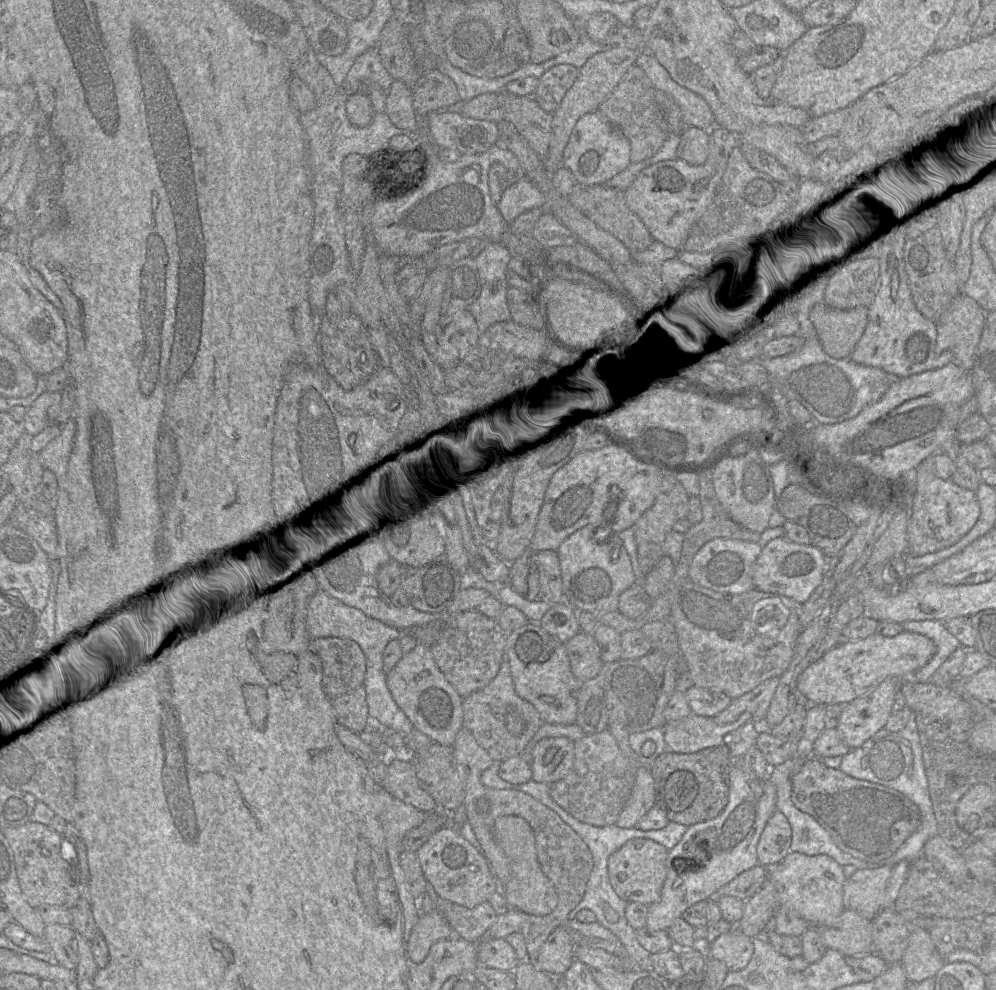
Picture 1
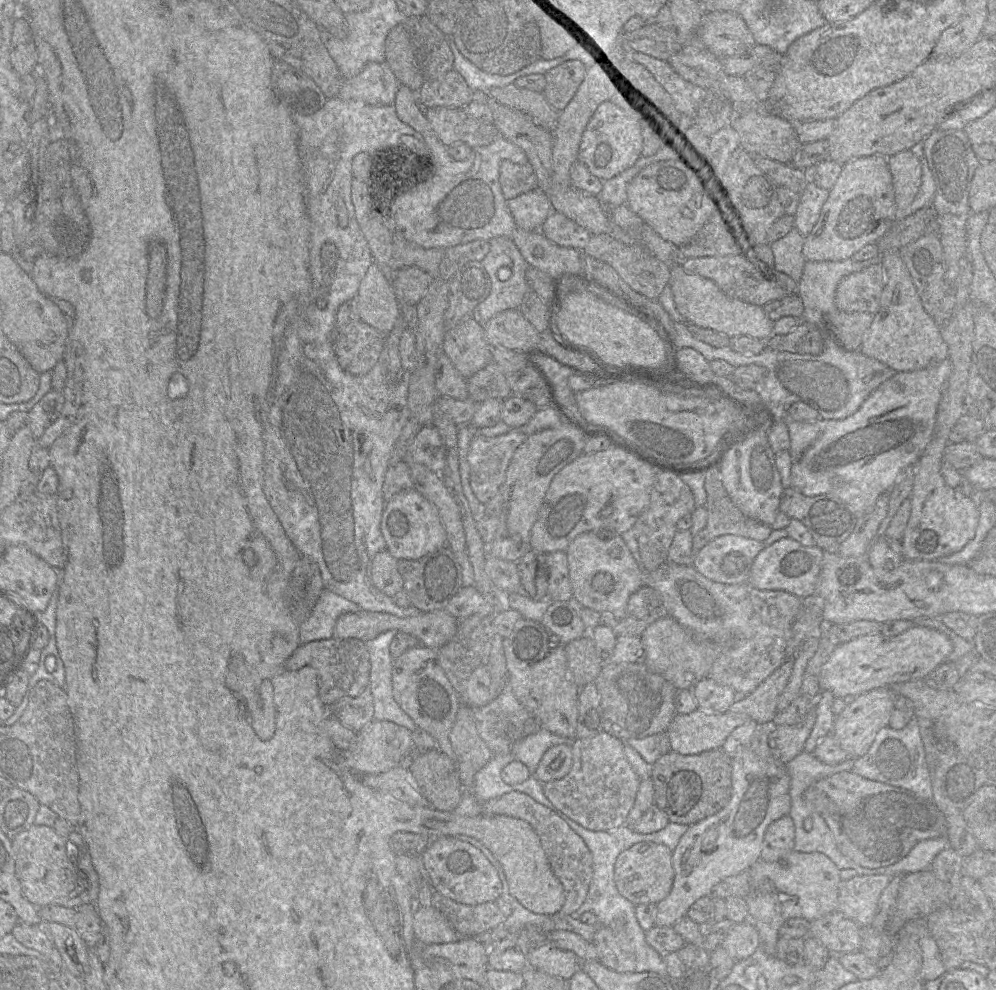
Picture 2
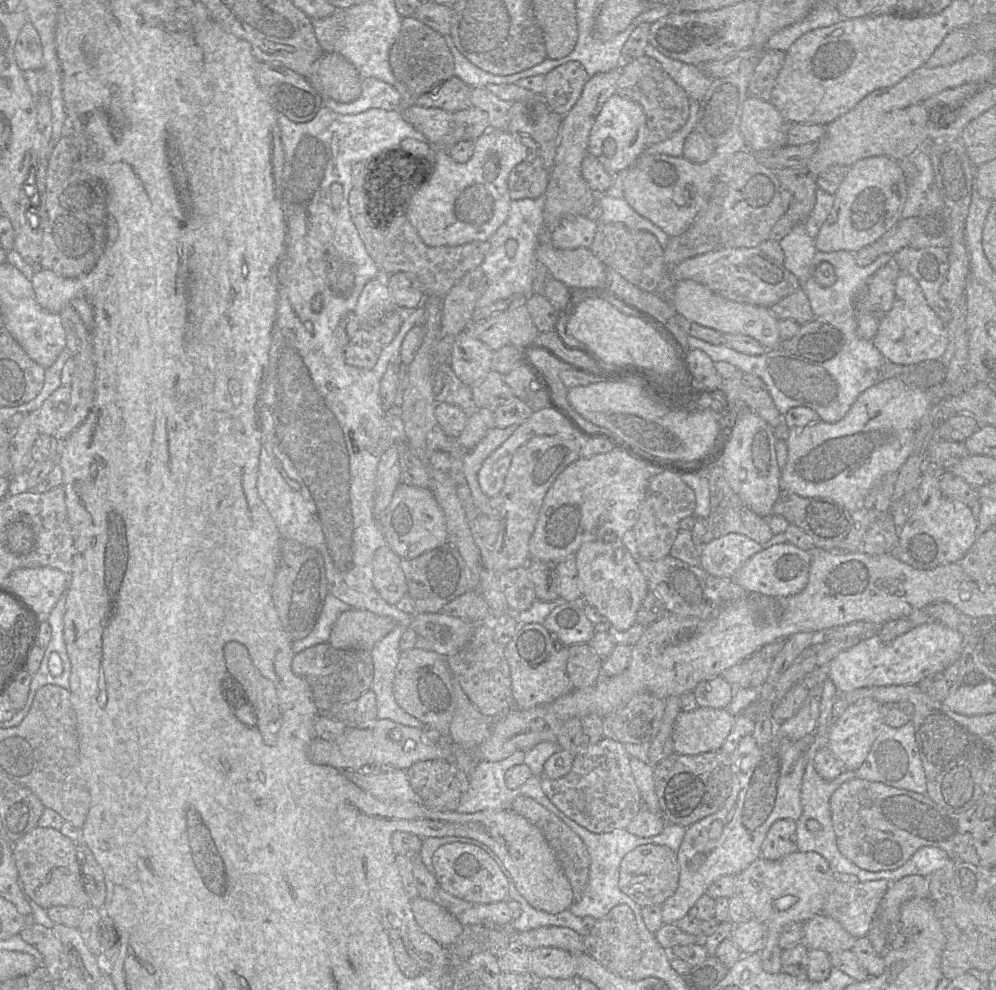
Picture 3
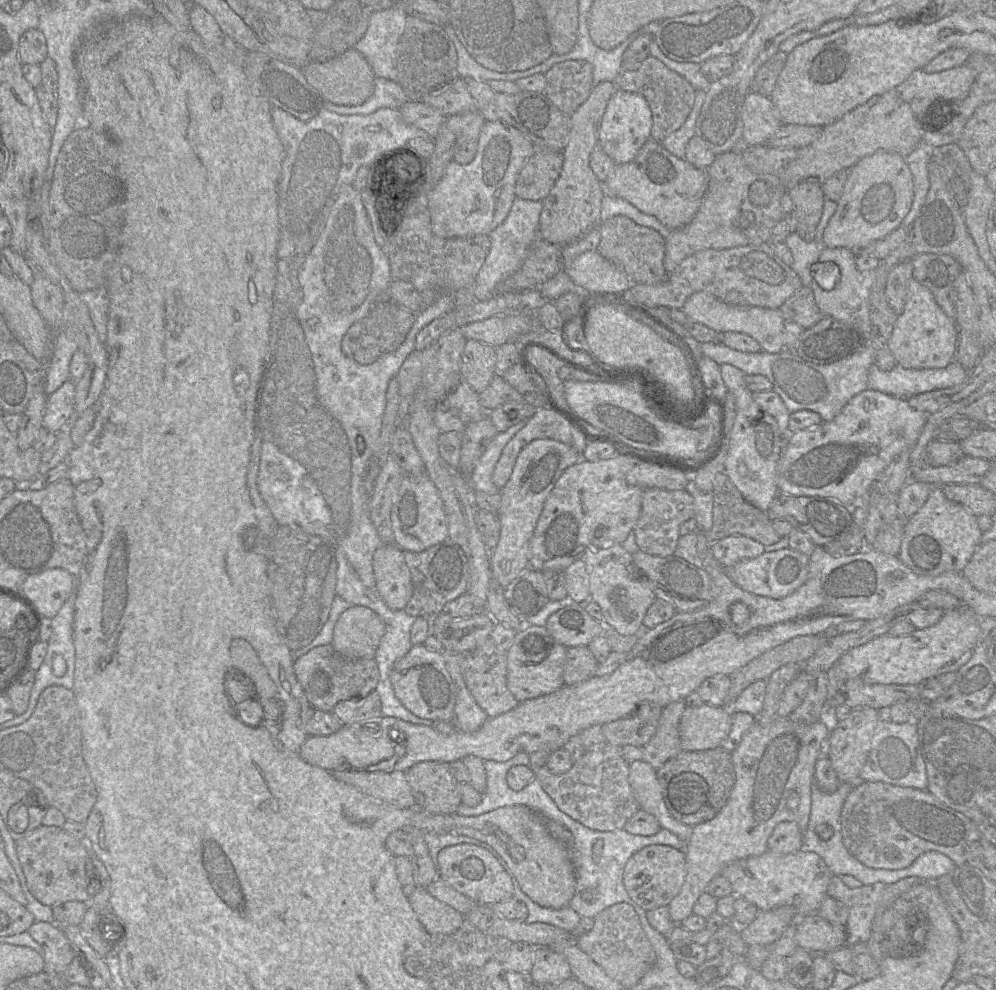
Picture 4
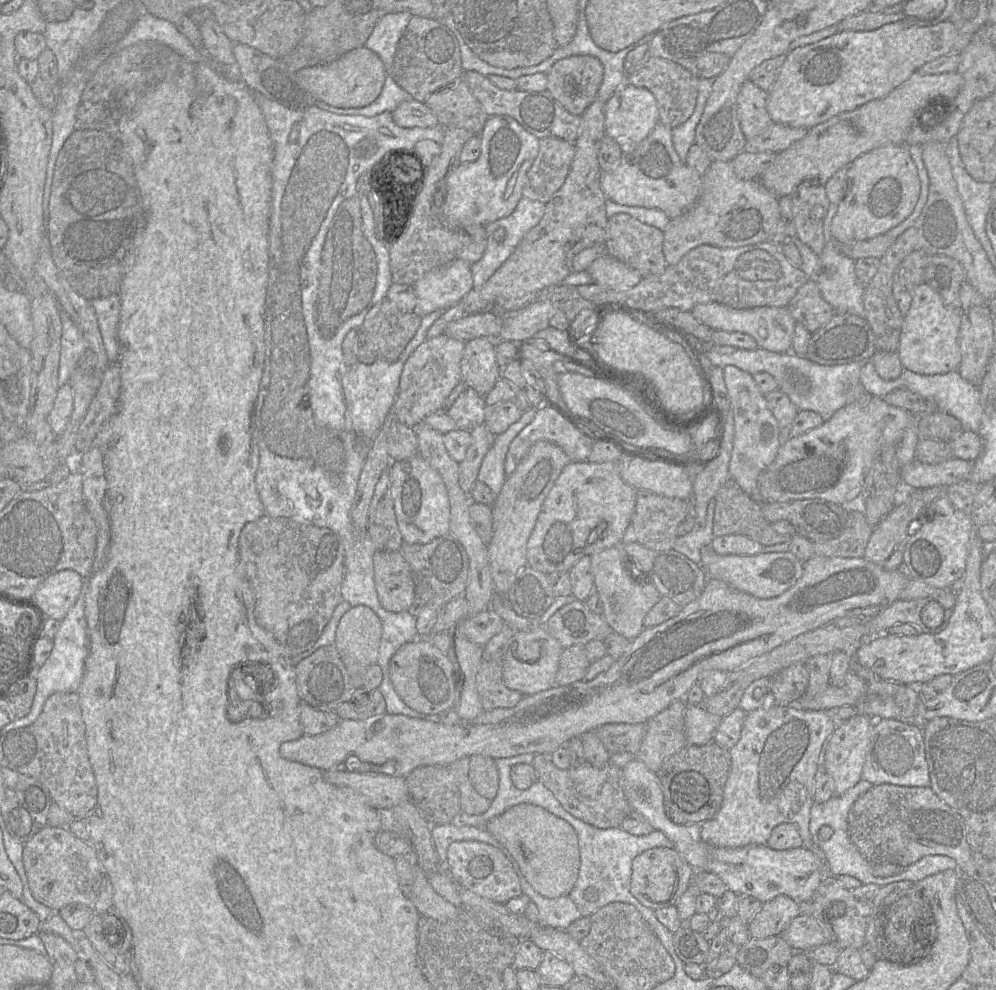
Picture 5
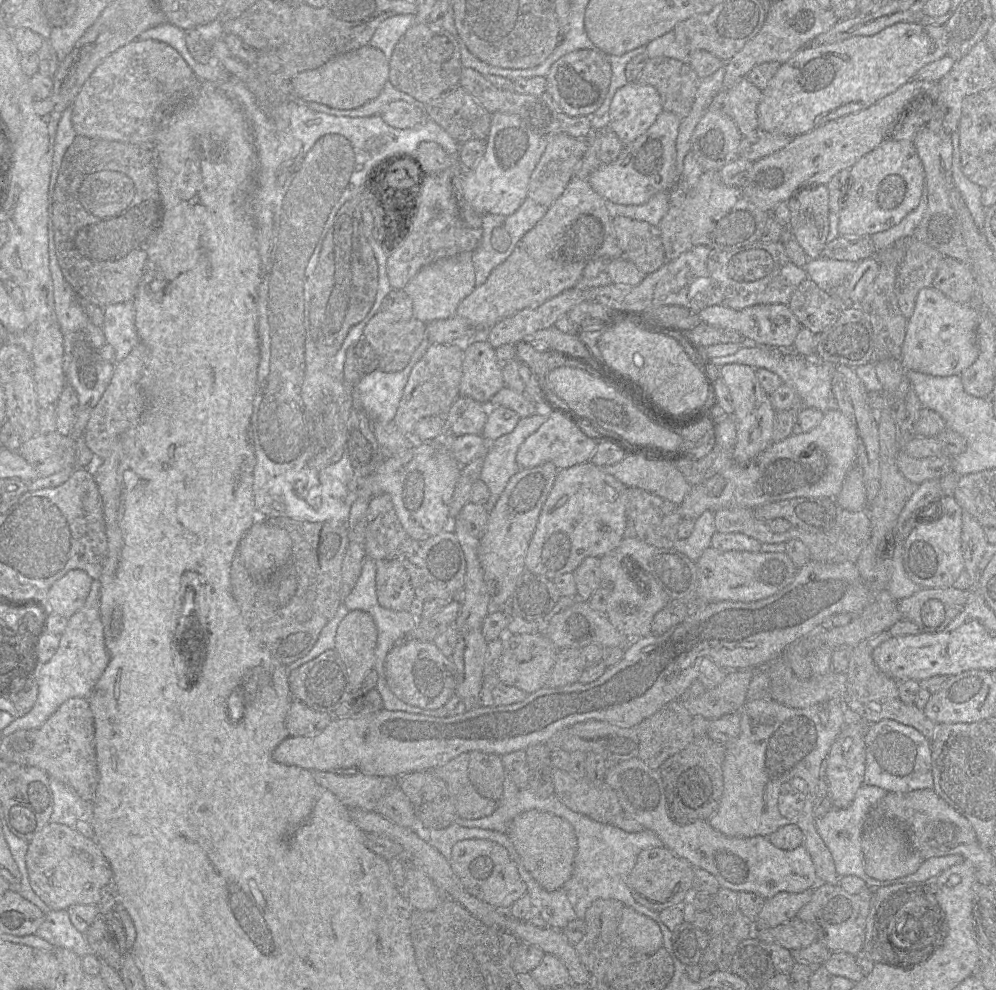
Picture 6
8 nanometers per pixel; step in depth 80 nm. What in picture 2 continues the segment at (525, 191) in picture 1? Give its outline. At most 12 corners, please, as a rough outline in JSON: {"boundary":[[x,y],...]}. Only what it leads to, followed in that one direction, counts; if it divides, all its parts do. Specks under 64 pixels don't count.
{"boundary":[[536,188],[507,201],[516,225],[539,231],[553,212]]}

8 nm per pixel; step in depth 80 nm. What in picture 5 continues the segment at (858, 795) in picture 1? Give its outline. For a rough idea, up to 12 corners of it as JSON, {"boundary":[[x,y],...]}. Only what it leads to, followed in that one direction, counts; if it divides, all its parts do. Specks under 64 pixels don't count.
{"boundary":[[873,785],[851,842],[871,864],[945,855],[978,874],[964,819],[930,786]]}

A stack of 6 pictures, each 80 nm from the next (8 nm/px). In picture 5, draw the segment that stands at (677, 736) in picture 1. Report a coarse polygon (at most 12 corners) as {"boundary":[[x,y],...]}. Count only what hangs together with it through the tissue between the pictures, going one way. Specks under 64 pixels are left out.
{"boundary":[[687,705],[688,745],[713,741],[722,718],[702,705]]}

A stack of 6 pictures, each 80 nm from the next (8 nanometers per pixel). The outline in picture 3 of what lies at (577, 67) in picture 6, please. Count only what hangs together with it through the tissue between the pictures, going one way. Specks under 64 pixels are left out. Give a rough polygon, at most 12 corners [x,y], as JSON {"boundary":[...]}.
{"boundary":[[575,60],[545,75],[543,97],[565,116],[589,78]]}

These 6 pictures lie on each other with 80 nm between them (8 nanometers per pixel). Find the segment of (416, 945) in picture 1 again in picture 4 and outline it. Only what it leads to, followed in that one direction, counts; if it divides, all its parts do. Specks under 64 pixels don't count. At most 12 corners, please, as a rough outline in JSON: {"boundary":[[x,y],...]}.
{"boundary":[[416,886],[408,900],[430,935],[452,934],[461,913]]}

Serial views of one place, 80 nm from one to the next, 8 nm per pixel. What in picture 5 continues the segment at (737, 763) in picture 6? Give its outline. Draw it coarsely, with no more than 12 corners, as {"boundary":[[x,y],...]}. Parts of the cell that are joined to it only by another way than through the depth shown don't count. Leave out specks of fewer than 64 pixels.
{"boundary":[[768,703],[748,712],[722,806],[719,848],[810,834],[815,774],[837,724]]}

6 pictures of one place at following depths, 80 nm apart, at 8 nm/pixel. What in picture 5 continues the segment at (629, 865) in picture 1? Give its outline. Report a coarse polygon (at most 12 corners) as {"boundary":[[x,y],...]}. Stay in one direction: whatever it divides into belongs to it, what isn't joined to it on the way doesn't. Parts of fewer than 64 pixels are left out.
{"boundary":[[674,847],[632,862],[630,892],[652,910],[675,906],[695,871]]}

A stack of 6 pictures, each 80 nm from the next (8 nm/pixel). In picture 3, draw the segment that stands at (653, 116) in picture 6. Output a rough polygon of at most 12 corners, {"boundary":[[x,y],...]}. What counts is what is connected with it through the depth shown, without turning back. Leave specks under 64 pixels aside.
{"boundary":[[617,94],[590,131],[587,155],[612,175],[647,148],[642,106]]}

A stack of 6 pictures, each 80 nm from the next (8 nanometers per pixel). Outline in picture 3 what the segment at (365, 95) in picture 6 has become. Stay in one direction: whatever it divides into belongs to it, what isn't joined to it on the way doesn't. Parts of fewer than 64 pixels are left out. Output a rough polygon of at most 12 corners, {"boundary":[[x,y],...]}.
{"boundary":[[324,53],[307,78],[322,97],[350,103],[361,77],[339,53]]}

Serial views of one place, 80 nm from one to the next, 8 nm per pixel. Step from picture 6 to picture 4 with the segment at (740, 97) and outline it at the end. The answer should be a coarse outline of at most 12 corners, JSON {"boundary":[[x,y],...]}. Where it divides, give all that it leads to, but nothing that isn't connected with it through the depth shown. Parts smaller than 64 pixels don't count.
{"boundary":[[745,97],[742,139],[766,144],[782,125],[771,99]]}

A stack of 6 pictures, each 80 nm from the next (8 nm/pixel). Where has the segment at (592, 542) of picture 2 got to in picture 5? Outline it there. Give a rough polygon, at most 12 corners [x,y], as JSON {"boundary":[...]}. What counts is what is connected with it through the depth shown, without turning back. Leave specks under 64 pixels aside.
{"boundary":[[621,546],[590,556],[603,617],[628,640],[662,595]]}

